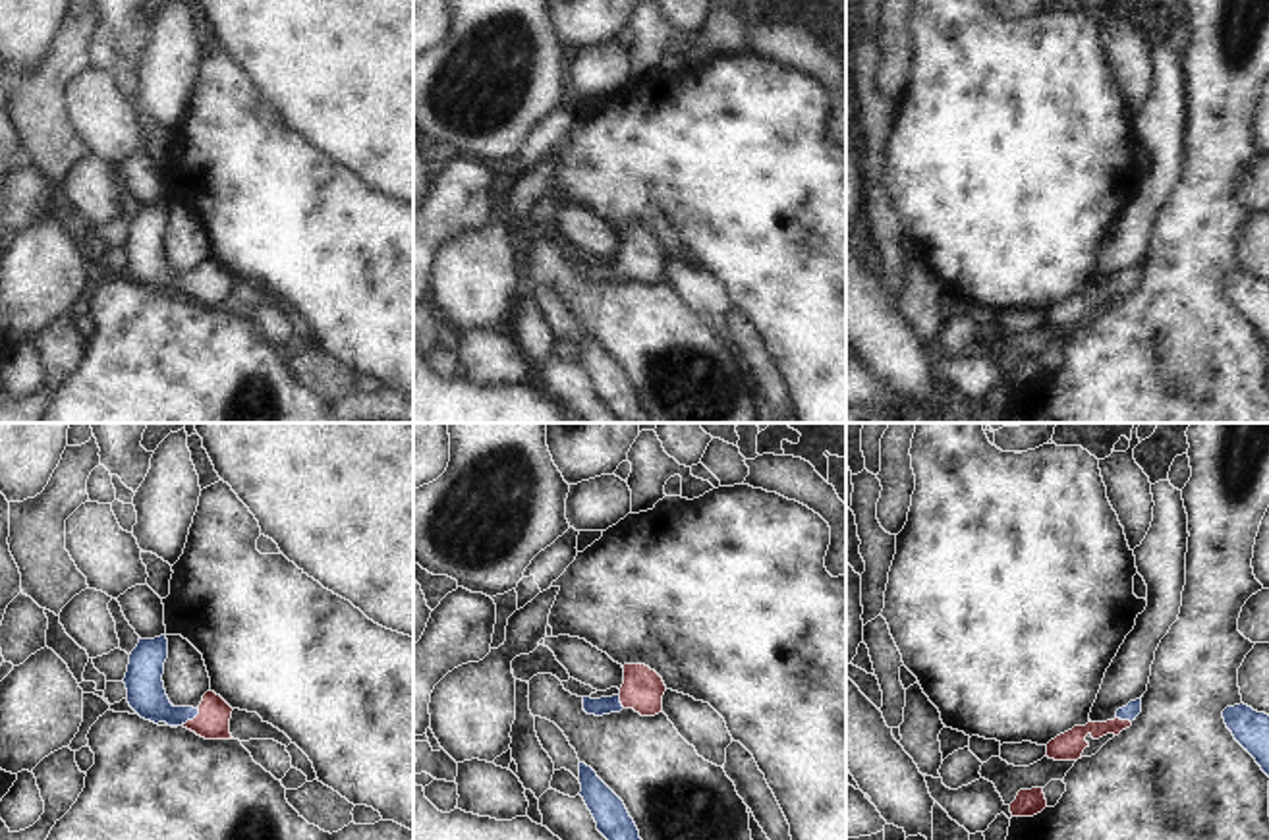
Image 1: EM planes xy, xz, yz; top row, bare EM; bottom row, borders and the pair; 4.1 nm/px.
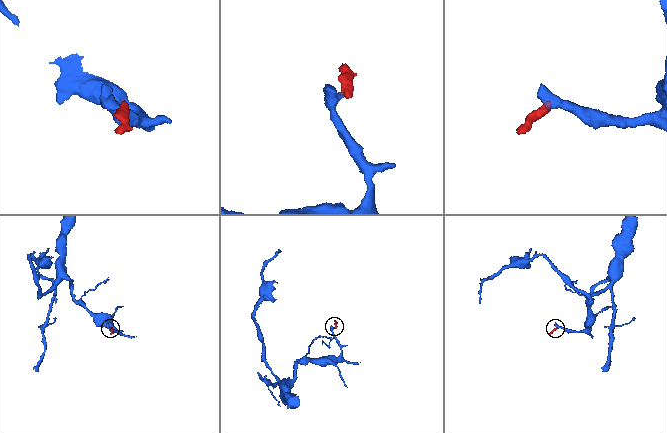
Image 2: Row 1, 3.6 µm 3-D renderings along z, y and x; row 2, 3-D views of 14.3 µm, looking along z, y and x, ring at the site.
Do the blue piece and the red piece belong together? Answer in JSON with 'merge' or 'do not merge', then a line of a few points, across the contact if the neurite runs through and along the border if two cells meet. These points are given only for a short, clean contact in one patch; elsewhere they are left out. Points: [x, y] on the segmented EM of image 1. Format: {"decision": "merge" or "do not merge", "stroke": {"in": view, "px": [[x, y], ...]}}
{"decision": "merge", "stroke": {"in": "xy", "px": [[145, 690], [170, 715], [192, 719], [213, 723]]}}

